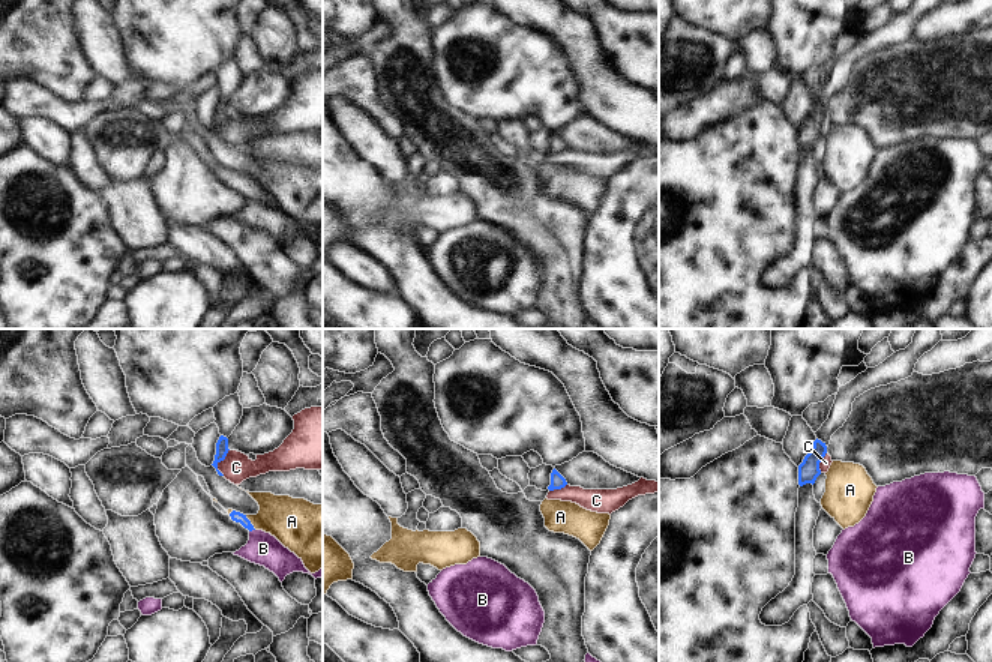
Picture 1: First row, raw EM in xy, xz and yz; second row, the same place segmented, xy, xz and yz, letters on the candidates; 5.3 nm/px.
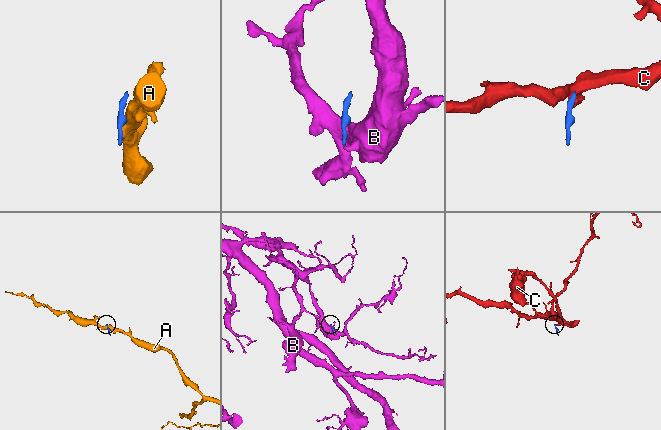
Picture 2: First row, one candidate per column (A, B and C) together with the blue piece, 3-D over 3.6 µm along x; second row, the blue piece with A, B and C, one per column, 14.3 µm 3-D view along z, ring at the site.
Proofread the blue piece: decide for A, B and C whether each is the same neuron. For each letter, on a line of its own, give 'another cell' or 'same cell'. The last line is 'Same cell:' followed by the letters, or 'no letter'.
A: another cell
B: another cell
C: another cell
Same cell: no letter

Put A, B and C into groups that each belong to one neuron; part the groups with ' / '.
A / B / C

